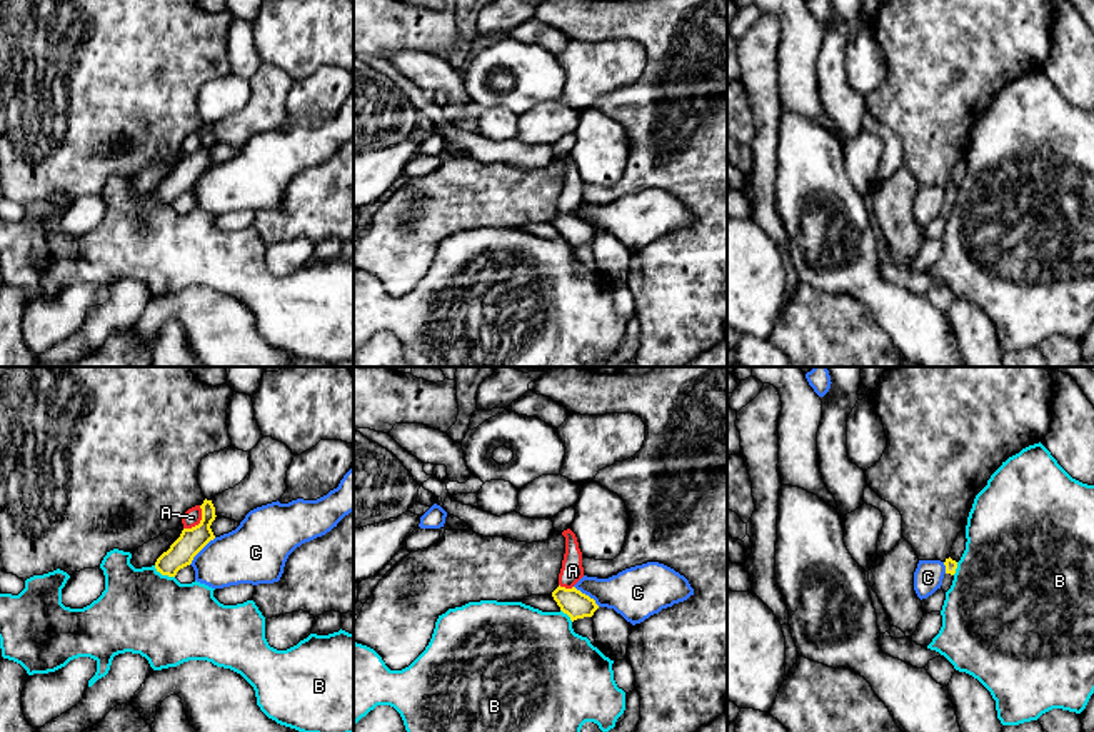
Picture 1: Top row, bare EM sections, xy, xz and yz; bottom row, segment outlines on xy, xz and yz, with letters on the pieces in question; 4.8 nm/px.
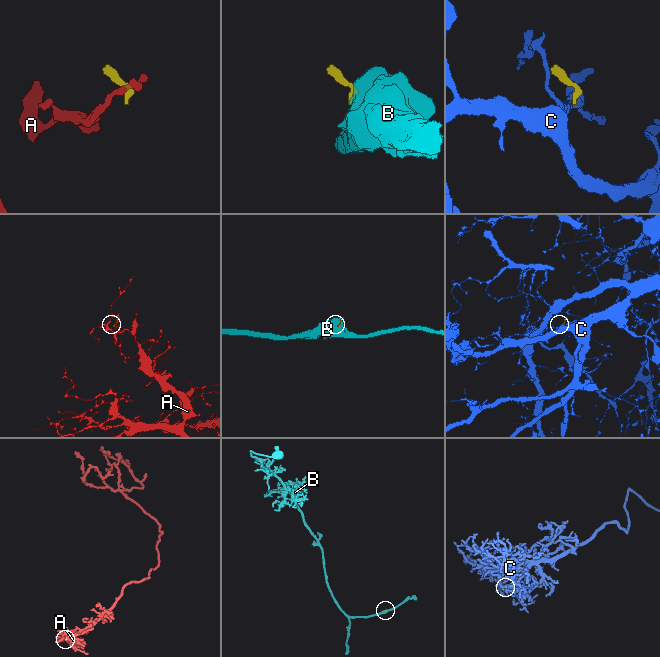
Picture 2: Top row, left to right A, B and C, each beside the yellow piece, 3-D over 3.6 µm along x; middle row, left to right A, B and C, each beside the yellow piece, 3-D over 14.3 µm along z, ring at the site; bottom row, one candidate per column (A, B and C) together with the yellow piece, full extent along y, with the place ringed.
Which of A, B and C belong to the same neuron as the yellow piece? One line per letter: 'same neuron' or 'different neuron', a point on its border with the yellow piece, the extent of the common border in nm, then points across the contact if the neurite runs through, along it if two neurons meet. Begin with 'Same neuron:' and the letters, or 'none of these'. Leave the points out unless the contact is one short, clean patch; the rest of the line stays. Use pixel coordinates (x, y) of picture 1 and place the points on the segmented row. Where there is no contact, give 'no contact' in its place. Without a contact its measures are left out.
Same neuron: none of these
A: different neuron; meets yellow in xy at (200, 522); contact 150 nm long; border along xy (200, 506), (200, 521), (184, 529)
B: different neuron; meets yellow in xy at (164, 574); contact 120 nm long; border along xy (154, 566), (162, 574), (174, 577)
C: different neuron; meets yellow in xy at (200, 549); contact 190 nm long; border along xy (215, 537), (189, 564)

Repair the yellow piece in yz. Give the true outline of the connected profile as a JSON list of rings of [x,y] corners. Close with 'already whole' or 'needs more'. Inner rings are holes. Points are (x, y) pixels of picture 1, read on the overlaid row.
[[[964,529],[964,530],[959,532],[949,557],[944,562],[946,574],[944,574],[942,585],[941,585],[941,589],[944,592],[947,592],[952,585],[954,574],[956,574],[956,569],[957,569],[957,562],[961,560],[961,557],[966,550],[966,542],[967,542],[967,539],[966,539],[966,529]]]; needs more

